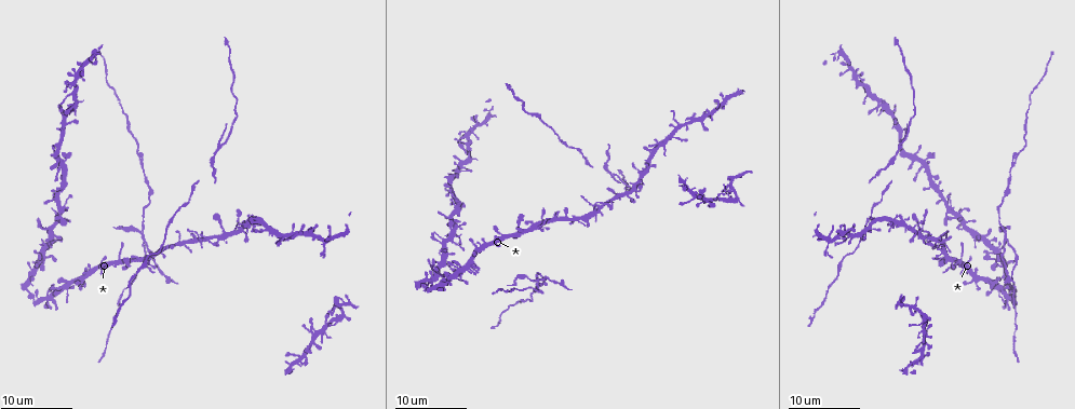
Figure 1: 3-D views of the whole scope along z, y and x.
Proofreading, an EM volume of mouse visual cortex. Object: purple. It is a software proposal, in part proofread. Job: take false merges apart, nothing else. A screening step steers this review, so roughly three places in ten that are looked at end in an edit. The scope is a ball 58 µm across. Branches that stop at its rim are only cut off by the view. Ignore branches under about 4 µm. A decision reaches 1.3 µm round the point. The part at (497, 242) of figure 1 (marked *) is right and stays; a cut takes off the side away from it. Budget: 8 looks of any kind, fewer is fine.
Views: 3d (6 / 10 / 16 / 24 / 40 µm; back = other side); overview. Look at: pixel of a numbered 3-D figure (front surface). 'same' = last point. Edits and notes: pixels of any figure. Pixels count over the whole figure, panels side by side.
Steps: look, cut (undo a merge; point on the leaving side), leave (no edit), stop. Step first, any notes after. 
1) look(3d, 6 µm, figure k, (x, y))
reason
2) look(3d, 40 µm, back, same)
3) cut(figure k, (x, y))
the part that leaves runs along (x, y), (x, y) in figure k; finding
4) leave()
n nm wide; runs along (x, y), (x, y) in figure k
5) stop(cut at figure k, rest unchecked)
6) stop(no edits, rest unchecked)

look(3d, 16 µm, figure 1, (961, 256))
two arms at a narrow angle

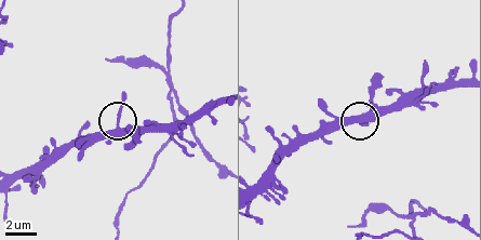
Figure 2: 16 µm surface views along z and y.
look(3d, 6 µm, figure 2, (118, 127))

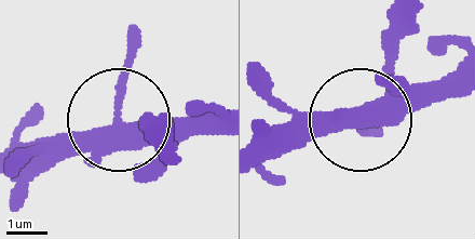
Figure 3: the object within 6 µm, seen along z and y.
leave()
4 arms; continuous, no second cell

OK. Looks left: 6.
look(3d, 16 µm, figure 1, (144, 234))
two arms in line, one across

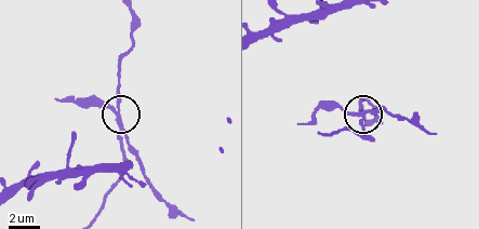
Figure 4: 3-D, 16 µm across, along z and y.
look(3d, 6 µm, figure 4, (117, 112))
closer look

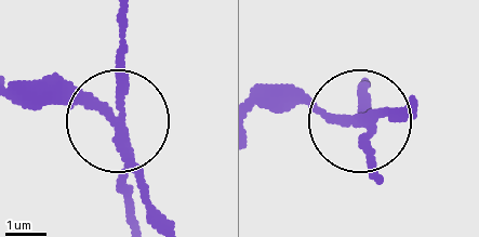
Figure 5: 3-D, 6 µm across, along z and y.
cut(figure 5, (148, 196))
3 arms; two cells meet here

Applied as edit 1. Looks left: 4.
look(overview)
redraw

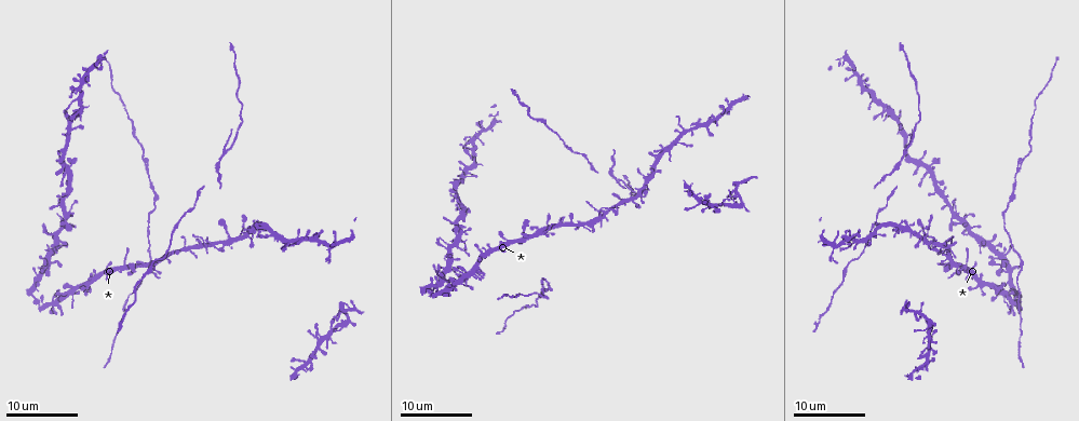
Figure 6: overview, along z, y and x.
look(3d, 24 µm, figure 6, (230, 238))
small branch off a trunk

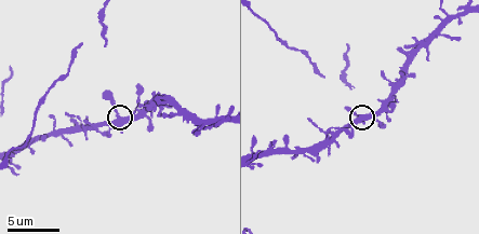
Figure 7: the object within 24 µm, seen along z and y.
look(3d, 10 µm, figure 7, (364, 118))

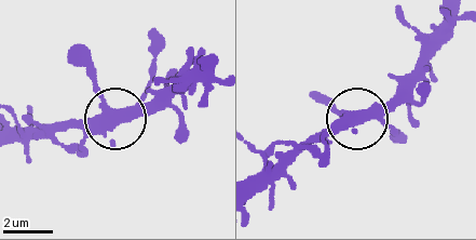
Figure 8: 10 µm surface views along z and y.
leave()
side arm 38 µm; 3 arms; all the same cell

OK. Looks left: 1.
look(3d, 6 µm, figure 7, (347, 82))
sudden change in width

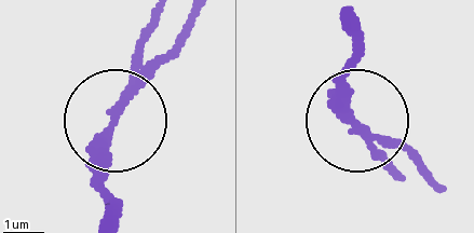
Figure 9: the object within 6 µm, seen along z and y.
cut(figure 9, (91, 144))
the part that leaves runs along (119, 104), (102, 172), (108, 223) in figure 9; a second cell is stuck on

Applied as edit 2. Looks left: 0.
stop(cut at figure 5, cut at figure 9, rest unchecked)

